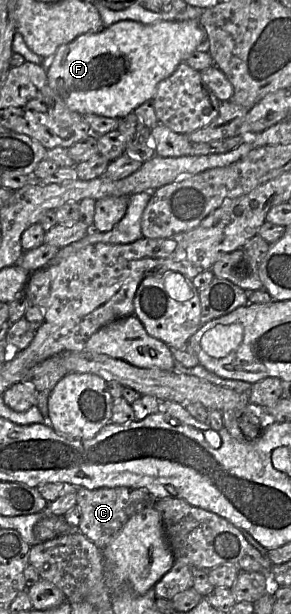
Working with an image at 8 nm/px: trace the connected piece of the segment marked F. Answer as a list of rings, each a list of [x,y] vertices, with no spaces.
[[[199,20],[160,21],[142,24],[119,21],[97,33],[86,33],[59,47],[47,68],[49,86],[63,99],[66,106],[81,115],[95,114],[117,118],[133,113],[142,103],[151,100],[157,85],[171,76],[177,67],[206,44],[206,35]]]

